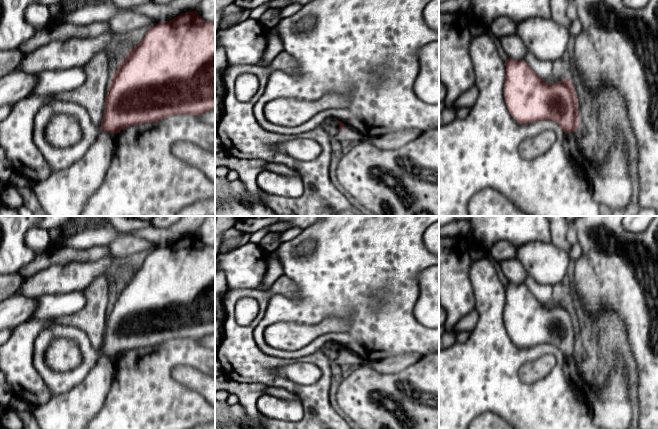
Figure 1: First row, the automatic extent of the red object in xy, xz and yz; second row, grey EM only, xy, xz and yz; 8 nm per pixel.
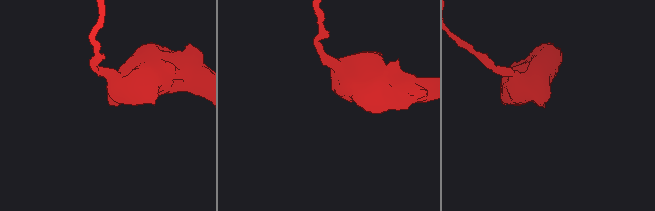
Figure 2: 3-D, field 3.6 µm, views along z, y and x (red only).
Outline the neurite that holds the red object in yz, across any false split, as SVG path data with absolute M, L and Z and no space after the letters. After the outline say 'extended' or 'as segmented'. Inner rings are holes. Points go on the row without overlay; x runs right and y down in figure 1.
M508 282L505 286L506 299L504 322L511 340L519 348L528 348L539 344L552 344L559 348L564 356L576 356L579 350L578 323L573 307L564 302L553 308L547 308L524 284Z; as segmented

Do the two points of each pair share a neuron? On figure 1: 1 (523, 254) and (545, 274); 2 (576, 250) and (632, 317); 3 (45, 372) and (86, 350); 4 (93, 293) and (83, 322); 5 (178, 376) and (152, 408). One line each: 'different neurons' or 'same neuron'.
1: same neuron
2: different neurons
3: same neuron
4: same neuron
5: different neurons

